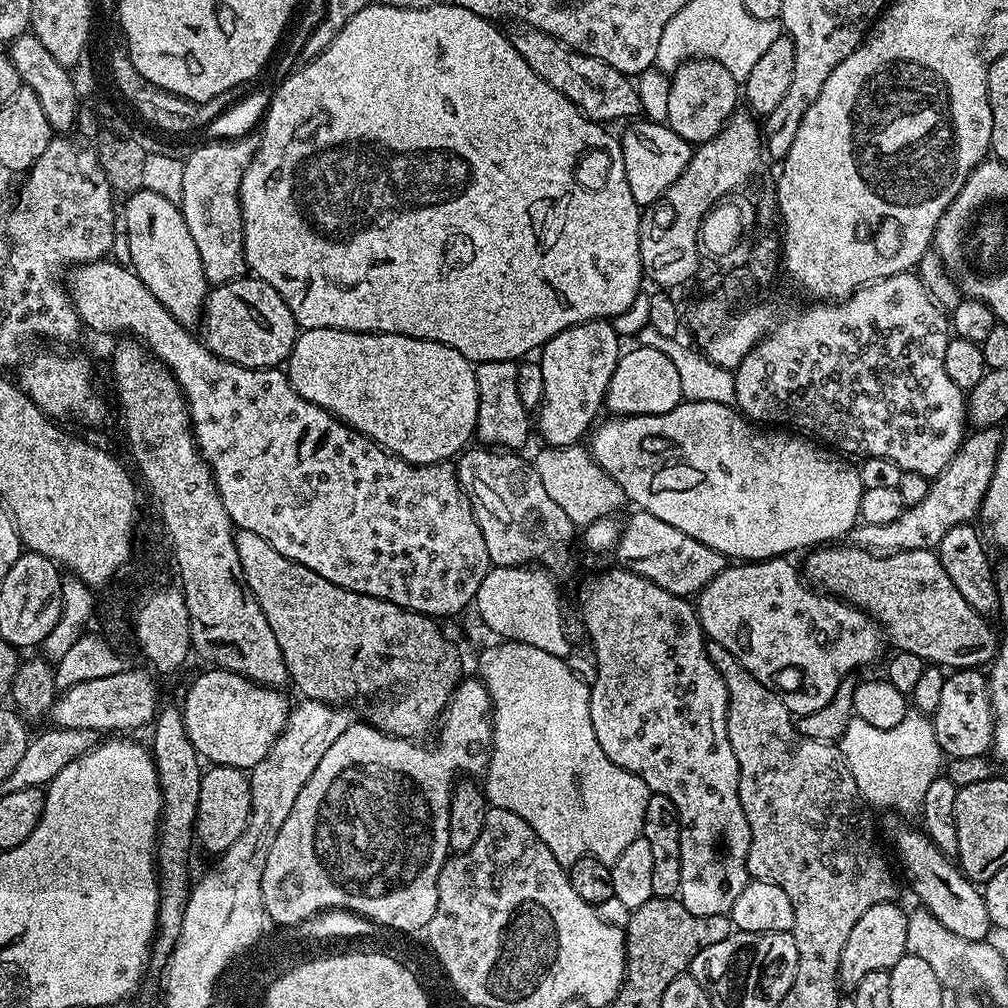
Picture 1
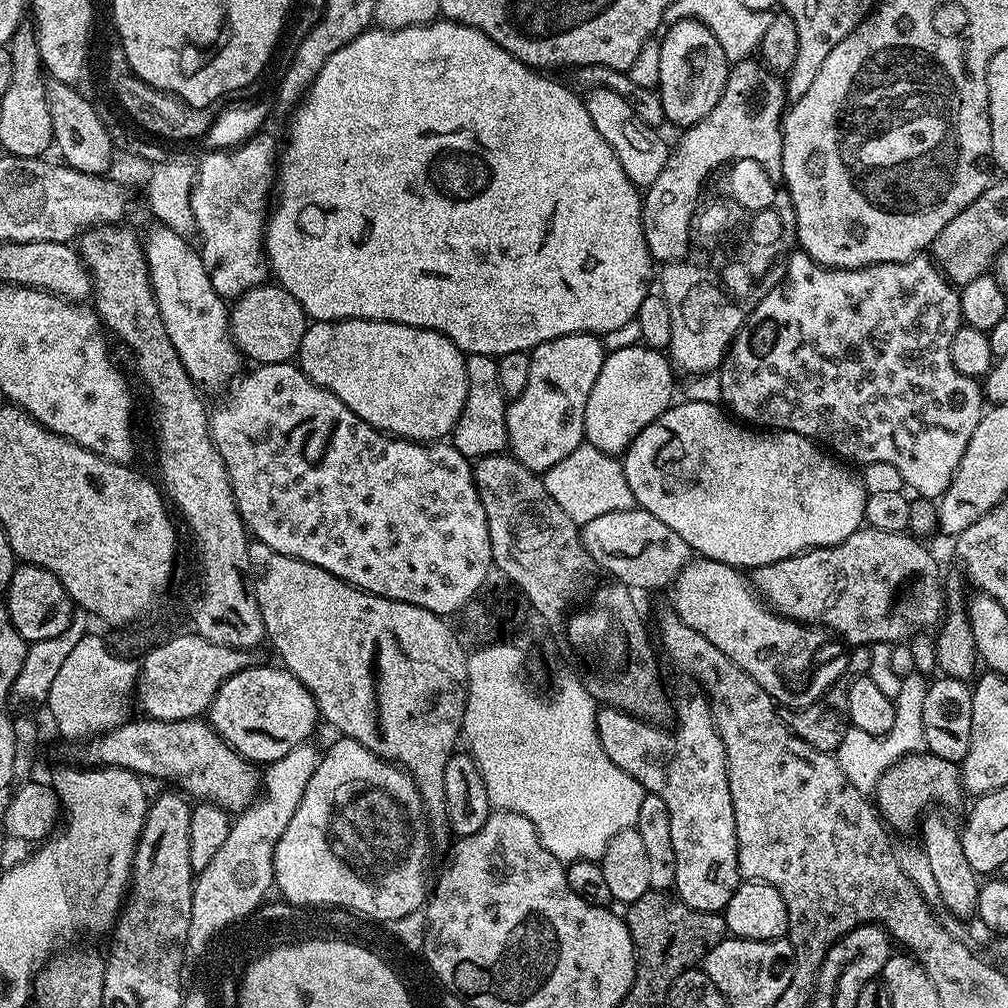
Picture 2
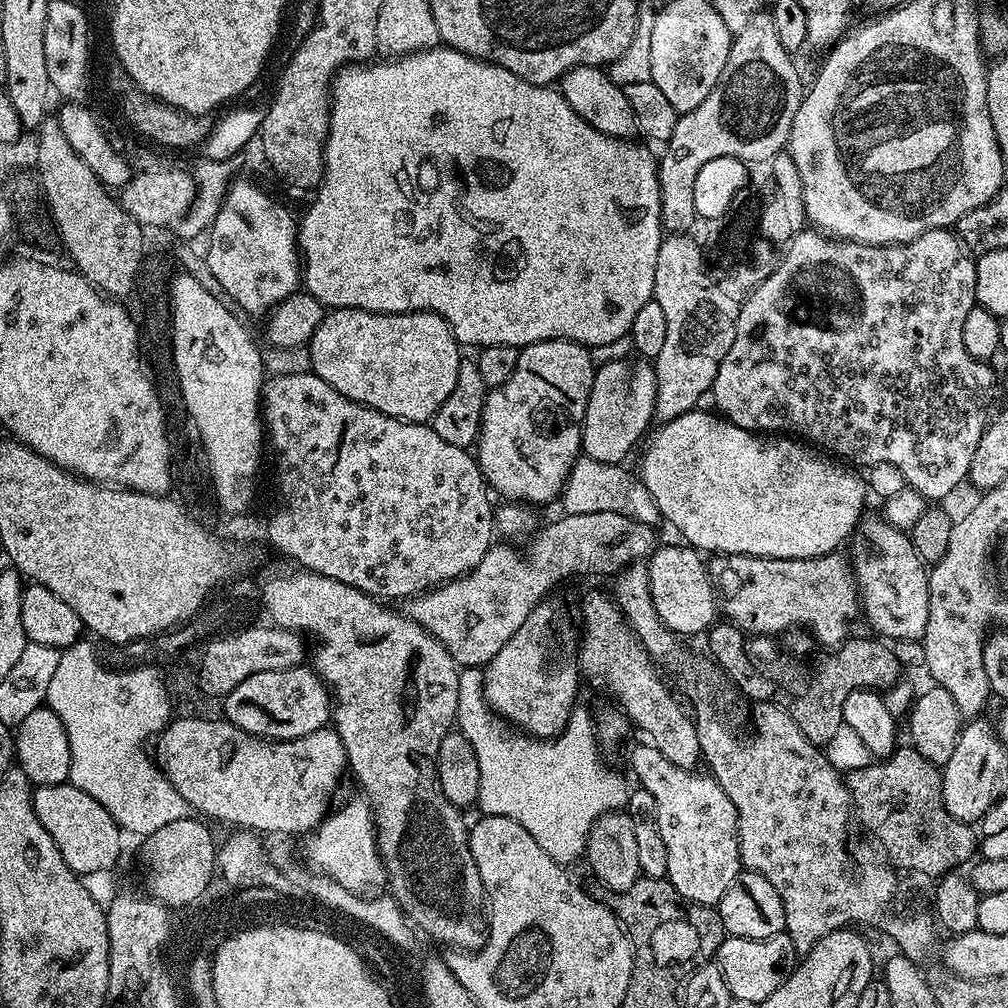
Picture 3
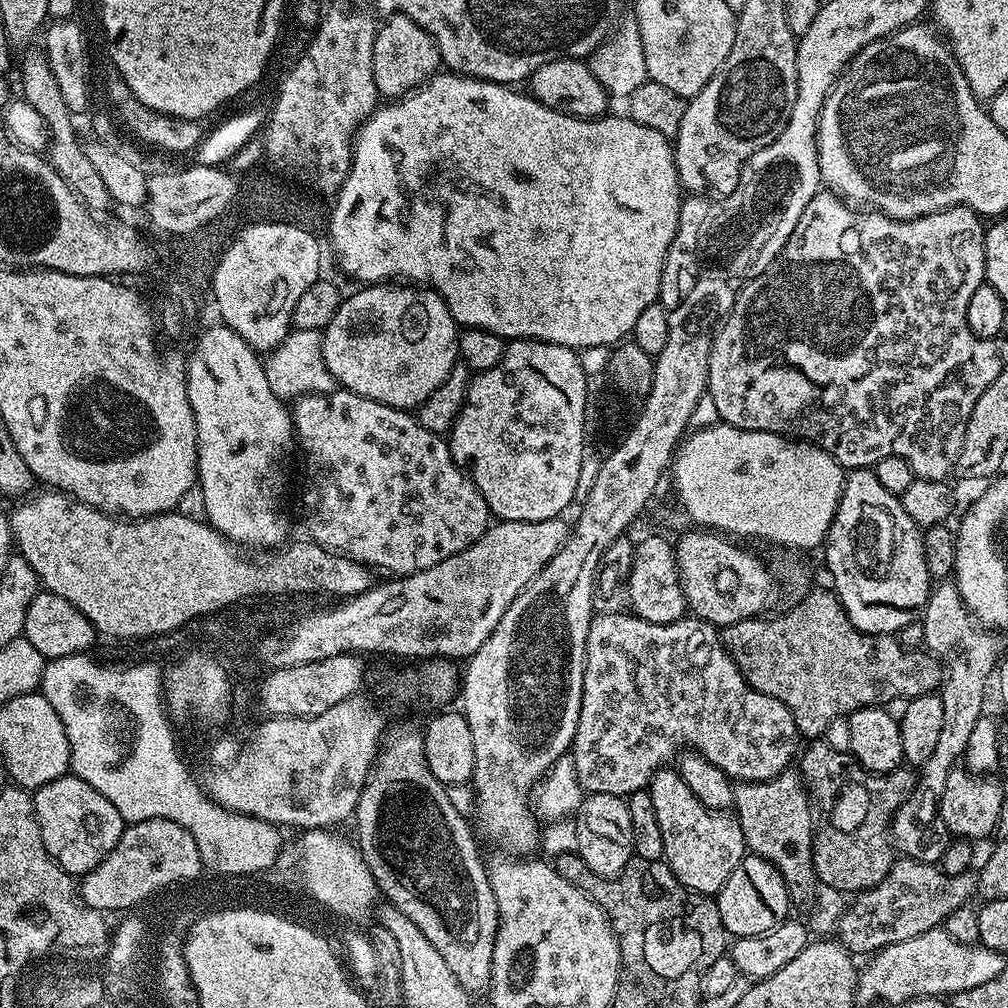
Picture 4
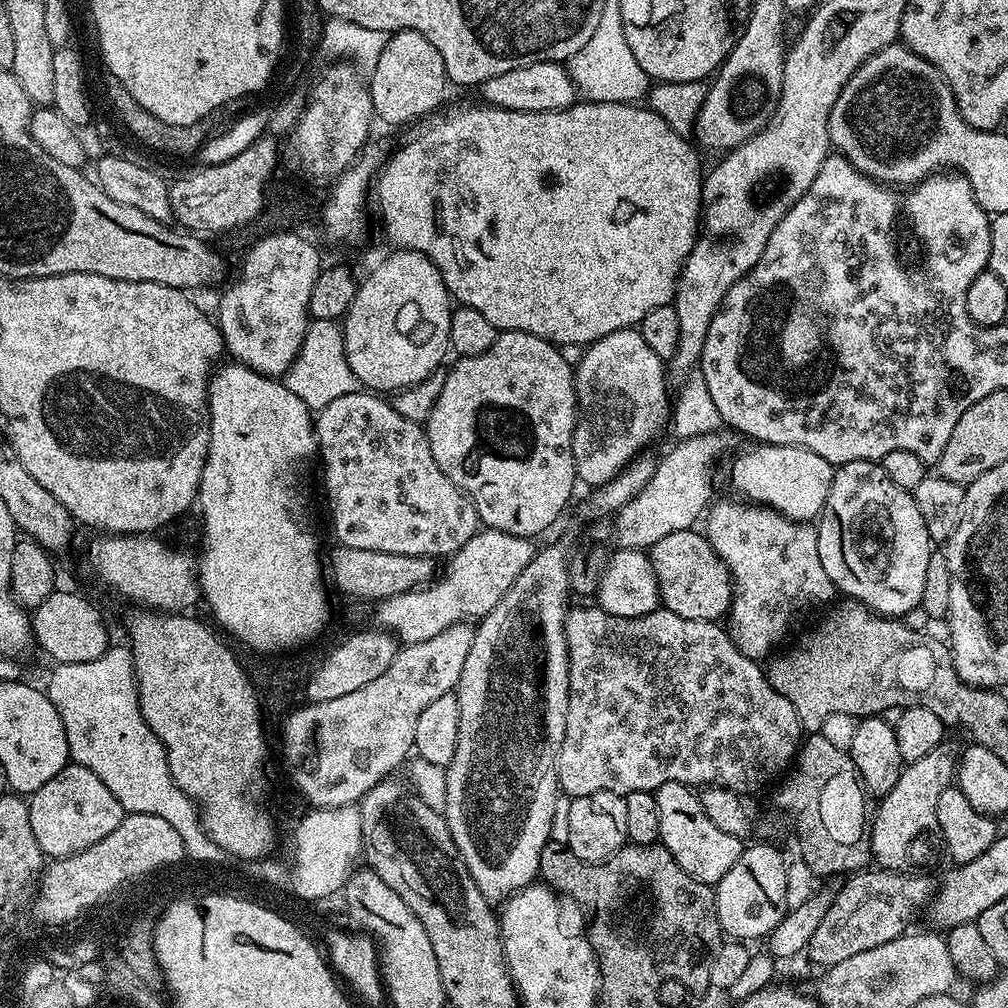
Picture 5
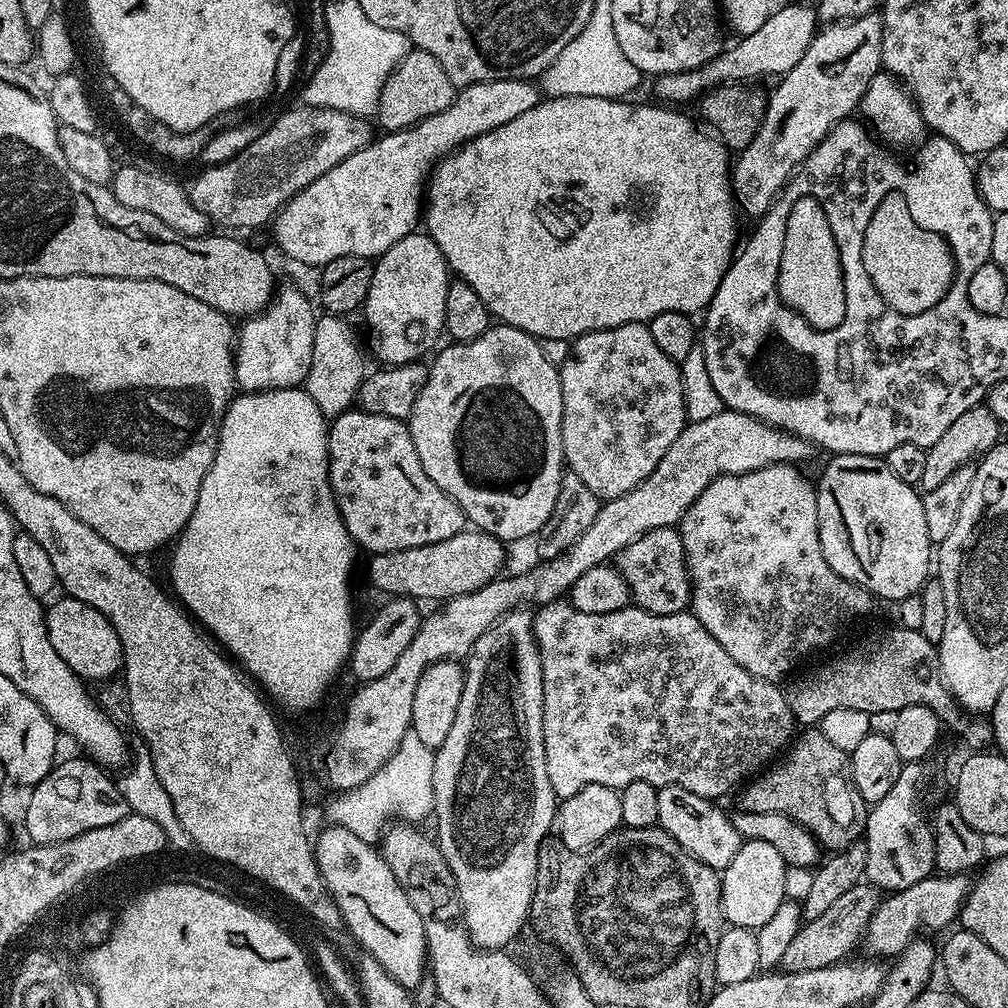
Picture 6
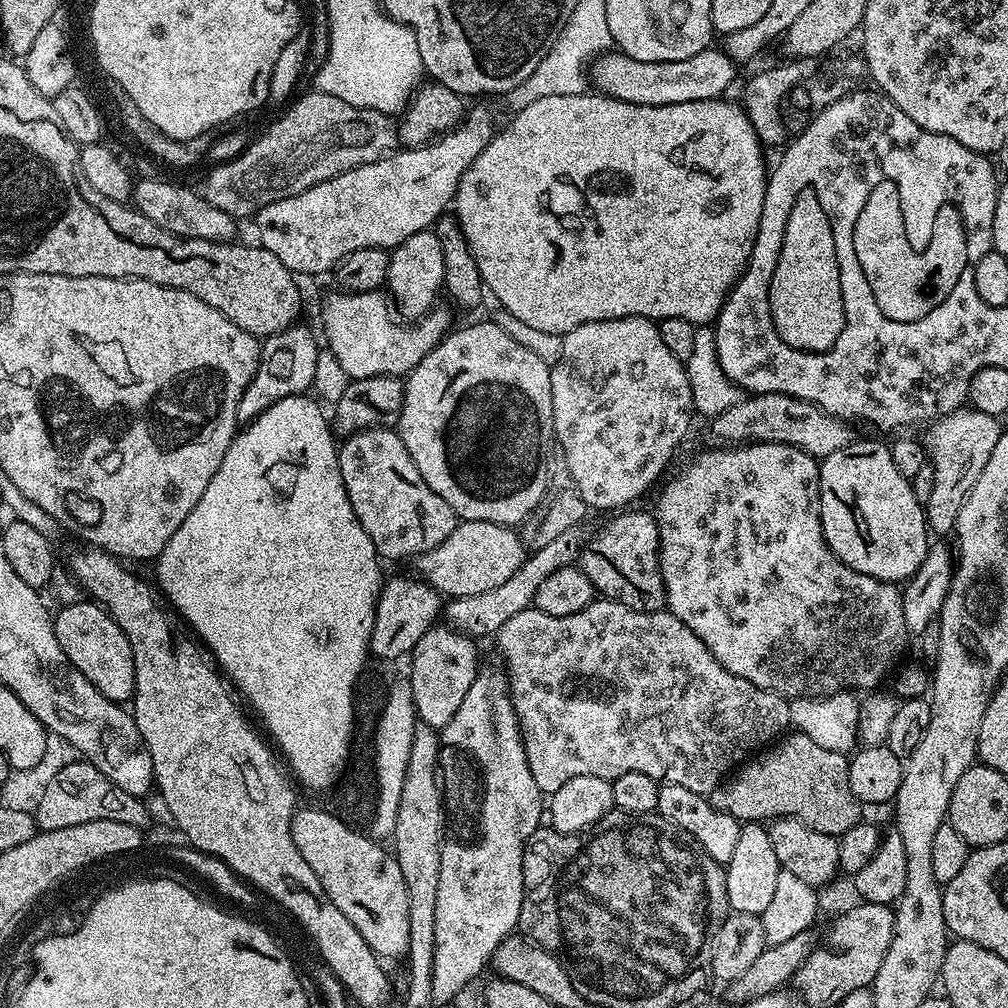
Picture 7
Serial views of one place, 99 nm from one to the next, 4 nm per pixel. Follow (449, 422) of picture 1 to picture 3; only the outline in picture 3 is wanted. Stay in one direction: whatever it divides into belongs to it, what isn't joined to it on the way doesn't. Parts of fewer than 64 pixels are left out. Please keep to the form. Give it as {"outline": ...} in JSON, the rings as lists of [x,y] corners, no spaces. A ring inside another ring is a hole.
{"outline":[[[333,308],[314,330],[306,345],[311,371],[338,394],[390,418],[415,424],[428,424],[433,414],[450,398],[462,359],[461,345],[456,343],[450,326],[433,312],[367,312],[357,308]]]}

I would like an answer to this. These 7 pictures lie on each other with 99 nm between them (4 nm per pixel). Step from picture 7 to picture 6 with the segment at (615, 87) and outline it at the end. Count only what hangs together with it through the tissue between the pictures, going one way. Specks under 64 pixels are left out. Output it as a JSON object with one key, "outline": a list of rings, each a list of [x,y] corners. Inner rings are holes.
{"outline":[[[790,4],[784,6],[776,11],[776,9],[769,13],[769,16],[754,32],[748,36],[741,37],[736,44],[728,49],[723,49],[718,55],[711,59],[710,62],[704,63],[702,67],[695,68],[688,71],[676,71],[670,74],[659,76],[655,79],[656,94],[658,97],[664,99],[668,104],[675,104],[674,102],[686,102],[693,98],[704,95],[708,91],[712,91],[713,88],[723,87],[729,83],[750,82],[752,78],[758,78],[764,76],[783,76],[792,70],[796,64],[800,61],[804,52],[809,48],[814,35],[818,30],[818,12],[817,9],[806,4]]]}

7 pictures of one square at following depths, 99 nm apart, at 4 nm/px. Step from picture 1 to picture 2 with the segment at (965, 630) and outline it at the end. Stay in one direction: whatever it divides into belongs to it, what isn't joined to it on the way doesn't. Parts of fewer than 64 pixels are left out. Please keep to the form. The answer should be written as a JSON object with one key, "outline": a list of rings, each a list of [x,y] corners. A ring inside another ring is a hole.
{"outline":[[[861,526],[840,544],[809,548],[798,556],[751,569],[750,583],[773,612],[790,620],[799,620],[805,626],[823,626],[852,646],[891,646],[911,641],[918,630],[935,629],[946,612],[940,568],[924,544],[911,534]]]}

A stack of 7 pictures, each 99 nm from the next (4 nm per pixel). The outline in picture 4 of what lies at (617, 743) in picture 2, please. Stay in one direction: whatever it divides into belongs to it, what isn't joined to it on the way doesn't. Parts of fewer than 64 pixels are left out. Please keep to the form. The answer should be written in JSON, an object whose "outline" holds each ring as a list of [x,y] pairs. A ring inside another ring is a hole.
{"outline":[[[665,766],[653,774],[650,791],[654,814],[658,814],[658,827],[662,830],[664,860],[674,878],[678,878],[689,892],[700,892],[703,896],[719,892],[726,878],[734,874],[734,866],[738,866],[746,854],[742,826],[735,815],[702,806],[672,766]]]}

